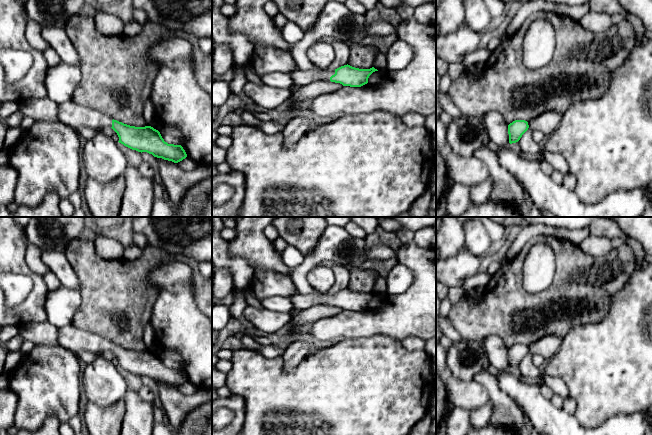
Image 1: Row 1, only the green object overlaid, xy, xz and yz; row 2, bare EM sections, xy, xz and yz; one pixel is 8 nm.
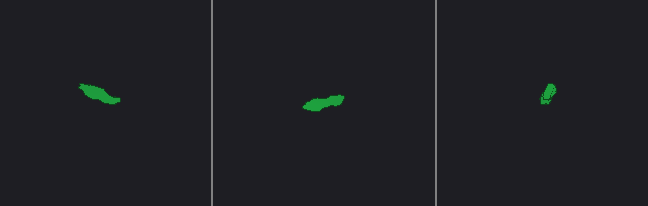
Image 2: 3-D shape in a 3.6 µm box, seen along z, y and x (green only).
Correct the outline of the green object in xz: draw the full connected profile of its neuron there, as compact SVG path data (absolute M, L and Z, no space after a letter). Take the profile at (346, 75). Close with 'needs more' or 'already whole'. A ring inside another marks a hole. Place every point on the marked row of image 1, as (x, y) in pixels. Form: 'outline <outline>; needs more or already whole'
outline M348 64L337 69L315 66L312 70L305 70L296 66L289 75L294 81L294 88L300 88L315 81L331 81L343 86L361 87L368 83L369 76L375 71L378 70L374 67L359 69Z; needs more

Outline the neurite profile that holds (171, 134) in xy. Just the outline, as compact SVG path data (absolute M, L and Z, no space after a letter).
M165 125L161 127L160 134L168 144L181 145L182 143L182 133L176 126Z

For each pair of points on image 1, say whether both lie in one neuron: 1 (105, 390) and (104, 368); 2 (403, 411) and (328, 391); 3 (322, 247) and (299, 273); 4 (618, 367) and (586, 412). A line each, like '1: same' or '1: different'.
1: same
2: same
3: same
4: same

